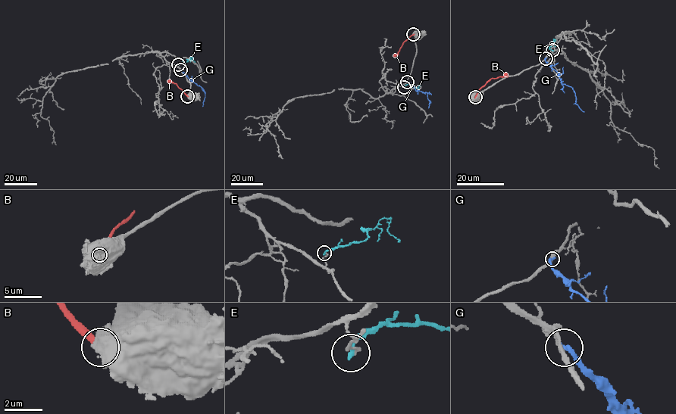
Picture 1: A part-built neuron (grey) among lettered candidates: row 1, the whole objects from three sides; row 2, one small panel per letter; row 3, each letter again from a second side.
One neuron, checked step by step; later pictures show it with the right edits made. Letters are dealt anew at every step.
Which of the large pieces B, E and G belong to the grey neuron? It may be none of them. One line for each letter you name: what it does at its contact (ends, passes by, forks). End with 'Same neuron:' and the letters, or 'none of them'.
Same neuron: none of them

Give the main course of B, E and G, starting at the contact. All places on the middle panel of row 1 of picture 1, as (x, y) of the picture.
B: (413, 34), (393, 55)
E: (404, 87), (412, 84), (418, 88), (420, 85)
G: (406, 82), (416, 90), (427, 93), (430, 101), (428, 108)

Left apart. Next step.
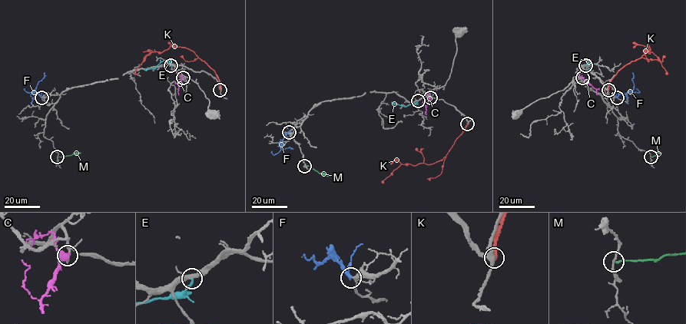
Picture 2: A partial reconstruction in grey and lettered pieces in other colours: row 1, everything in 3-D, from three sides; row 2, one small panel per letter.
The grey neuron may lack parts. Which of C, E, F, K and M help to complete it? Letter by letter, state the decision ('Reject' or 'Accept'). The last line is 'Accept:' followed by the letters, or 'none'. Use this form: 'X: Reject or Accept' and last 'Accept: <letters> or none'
C: Reject
E: Reject
F: Accept
K: Reject
M: Reject
Accept: F

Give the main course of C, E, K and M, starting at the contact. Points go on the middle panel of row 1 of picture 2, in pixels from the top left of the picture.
C: (430, 98), (425, 106), (426, 112)
E: (417, 100), (403, 107), (391, 101)
K: (468, 123), (440, 160), (431, 164), (401, 164), (382, 182)
M: (304, 166), (310, 166), (328, 176)

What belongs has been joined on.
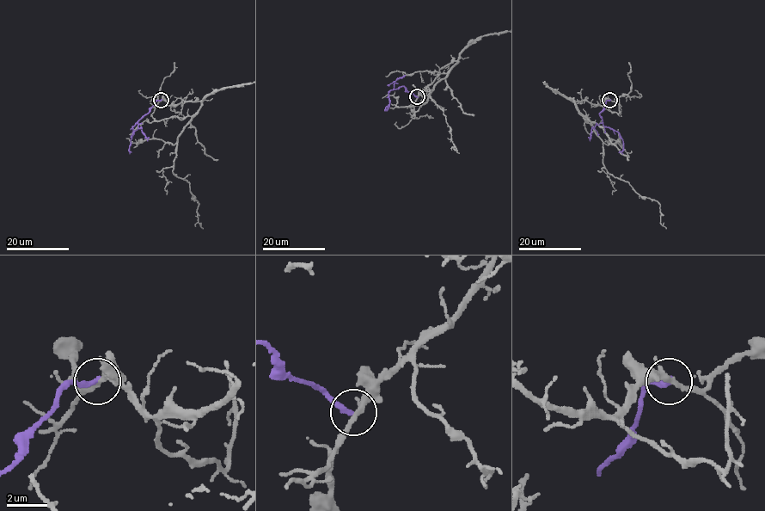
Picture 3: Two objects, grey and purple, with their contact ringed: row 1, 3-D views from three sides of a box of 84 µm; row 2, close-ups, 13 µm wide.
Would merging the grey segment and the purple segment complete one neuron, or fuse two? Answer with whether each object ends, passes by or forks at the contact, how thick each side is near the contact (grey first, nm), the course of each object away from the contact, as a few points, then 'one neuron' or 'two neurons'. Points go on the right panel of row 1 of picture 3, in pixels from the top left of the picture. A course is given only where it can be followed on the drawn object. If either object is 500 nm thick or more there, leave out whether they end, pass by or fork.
grey forks; purple ends; calibres 240 and 260 nm; course purple (610, 100), (605, 101), (599, 113), (602, 124), (615, 130), (622, 139), (622, 150), (619, 152); two neurons

